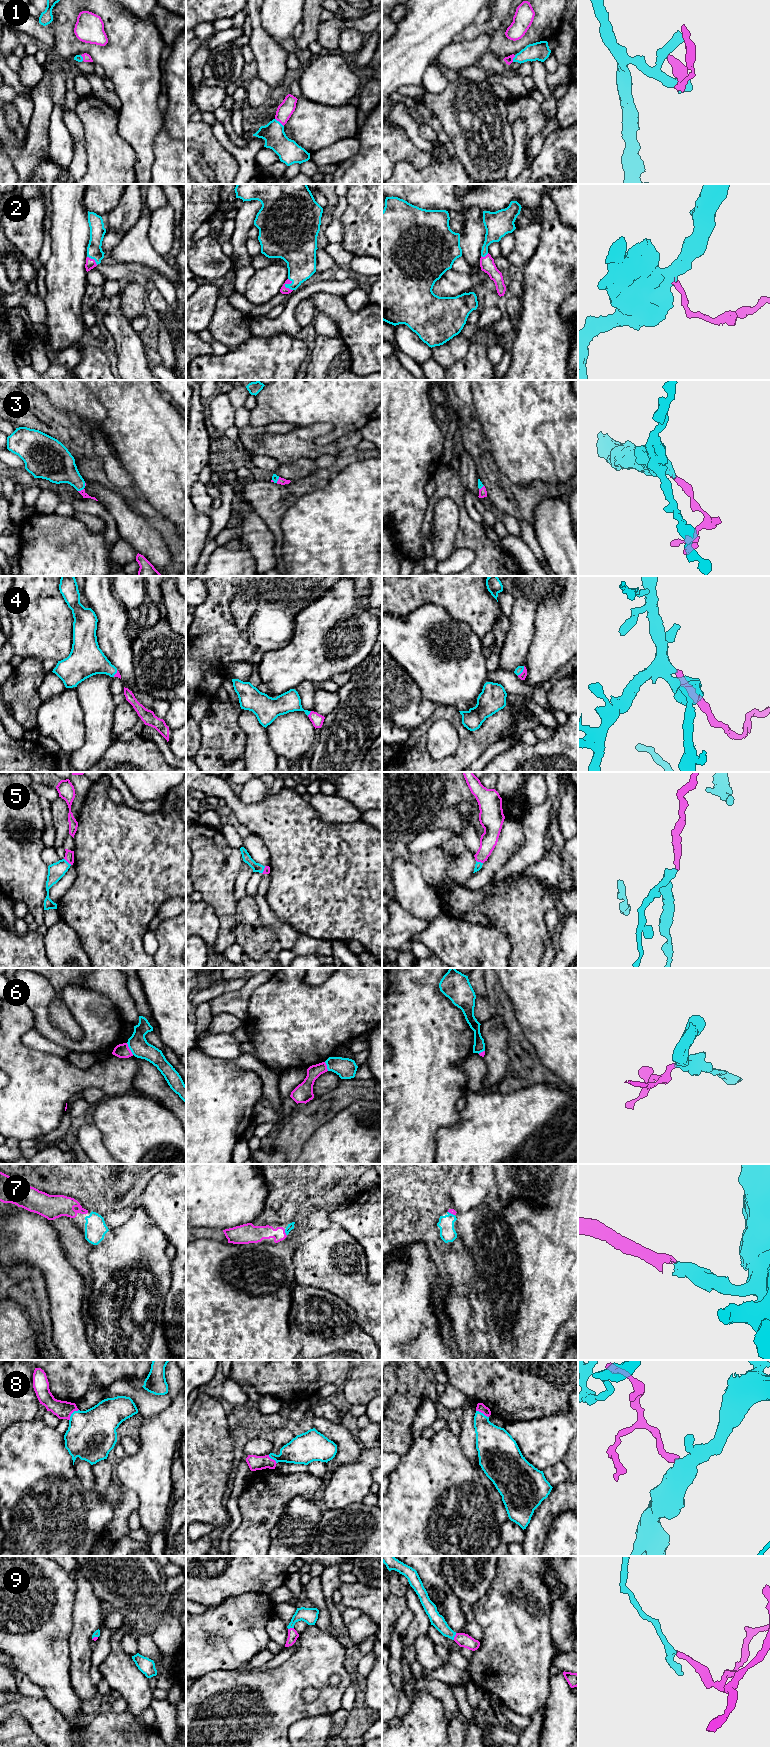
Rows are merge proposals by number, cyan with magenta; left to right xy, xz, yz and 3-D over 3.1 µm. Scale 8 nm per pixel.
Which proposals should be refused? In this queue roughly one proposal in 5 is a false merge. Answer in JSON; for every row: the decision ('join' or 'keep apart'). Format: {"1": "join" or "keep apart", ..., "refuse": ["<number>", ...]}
{"1": "join", "2": "join", "3": "join", "4": "join", "5": "join", "6": "keep apart", "7": "join", "8": "join", "9": "join", "refuse": ["6"]}

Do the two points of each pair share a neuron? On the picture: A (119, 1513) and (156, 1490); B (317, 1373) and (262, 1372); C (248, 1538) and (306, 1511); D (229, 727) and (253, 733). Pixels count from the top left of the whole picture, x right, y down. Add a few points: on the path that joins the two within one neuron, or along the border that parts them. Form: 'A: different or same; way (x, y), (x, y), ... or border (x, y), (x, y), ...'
A: different; border (126, 1488), (129, 1488), (137, 1495), (137, 1509)
B: same; way (303, 1372), (276, 1372)
C: different; border (287, 1504), (284, 1515), (271, 1531), (269, 1545)
D: different; border (240, 709), (239, 726), (245, 734), (245, 753)

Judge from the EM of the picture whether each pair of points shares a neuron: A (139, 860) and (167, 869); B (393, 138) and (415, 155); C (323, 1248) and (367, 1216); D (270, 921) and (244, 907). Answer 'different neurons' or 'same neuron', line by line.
A: same neuron
B: same neuron
C: different neurons
D: different neurons

